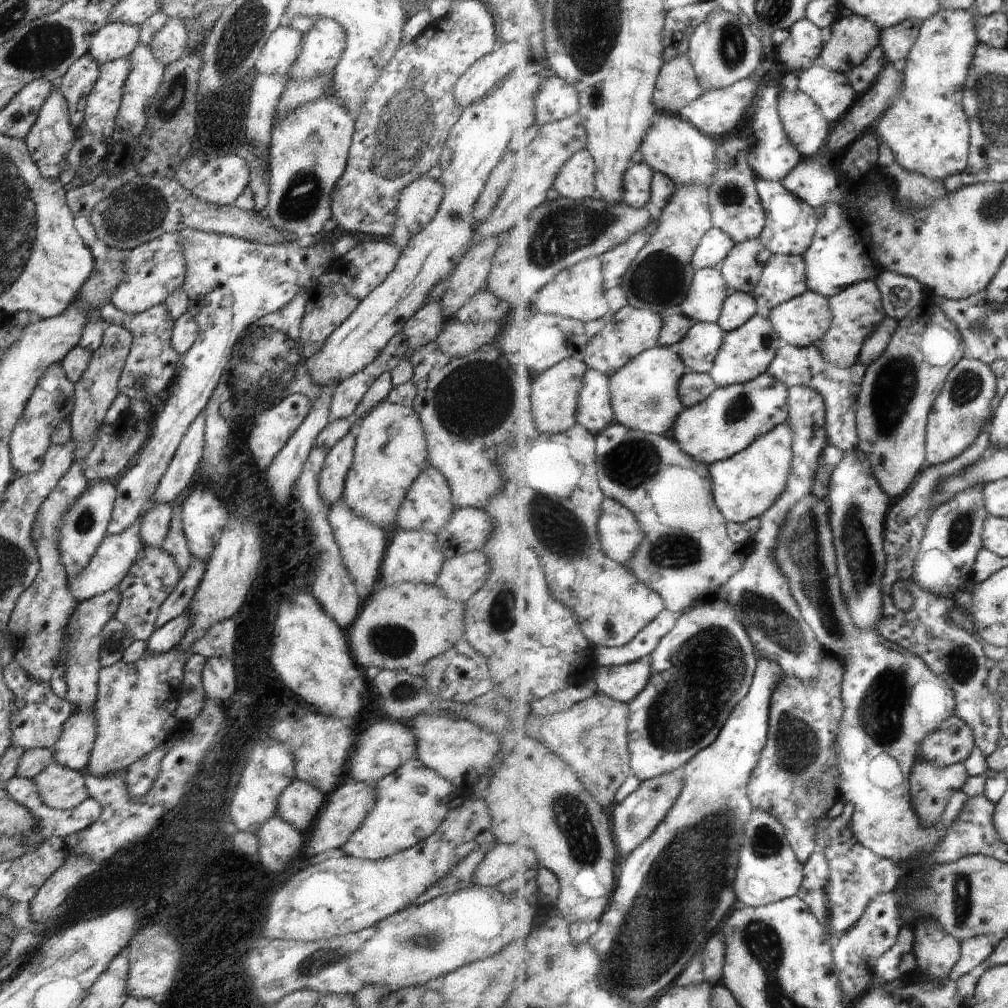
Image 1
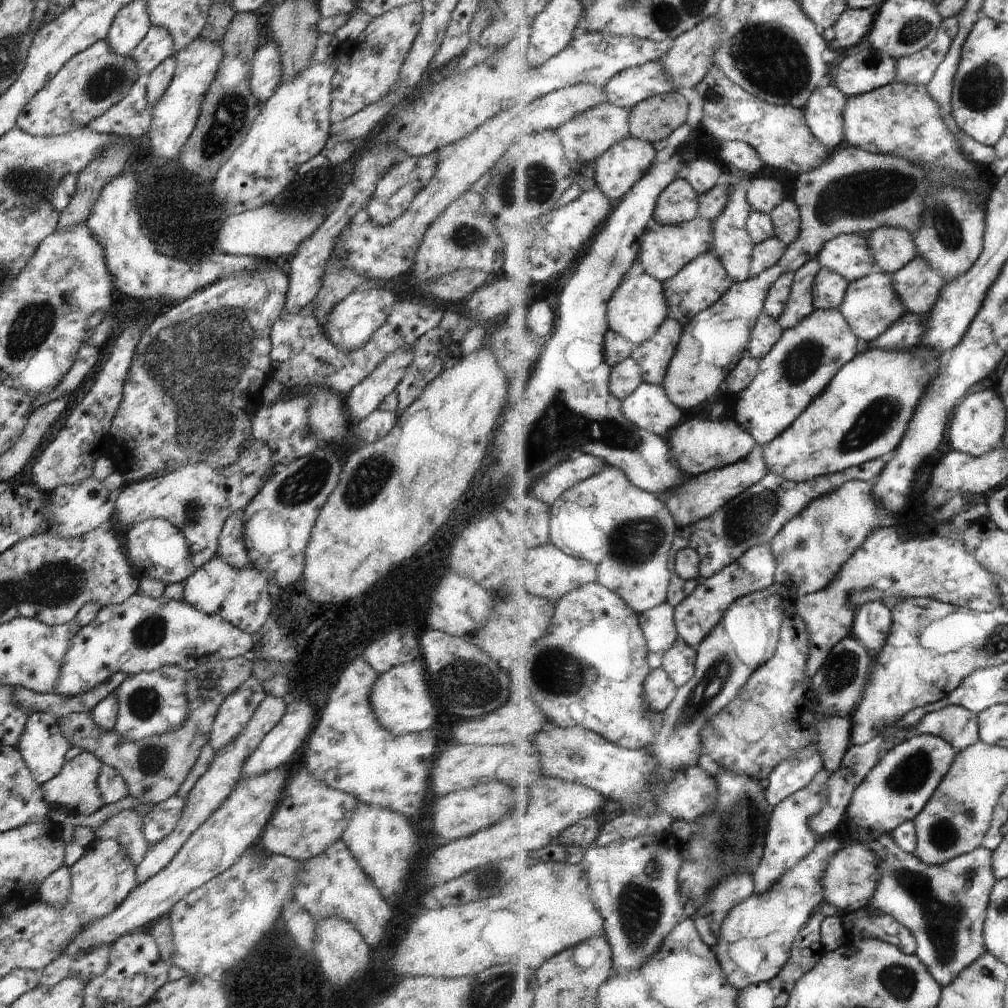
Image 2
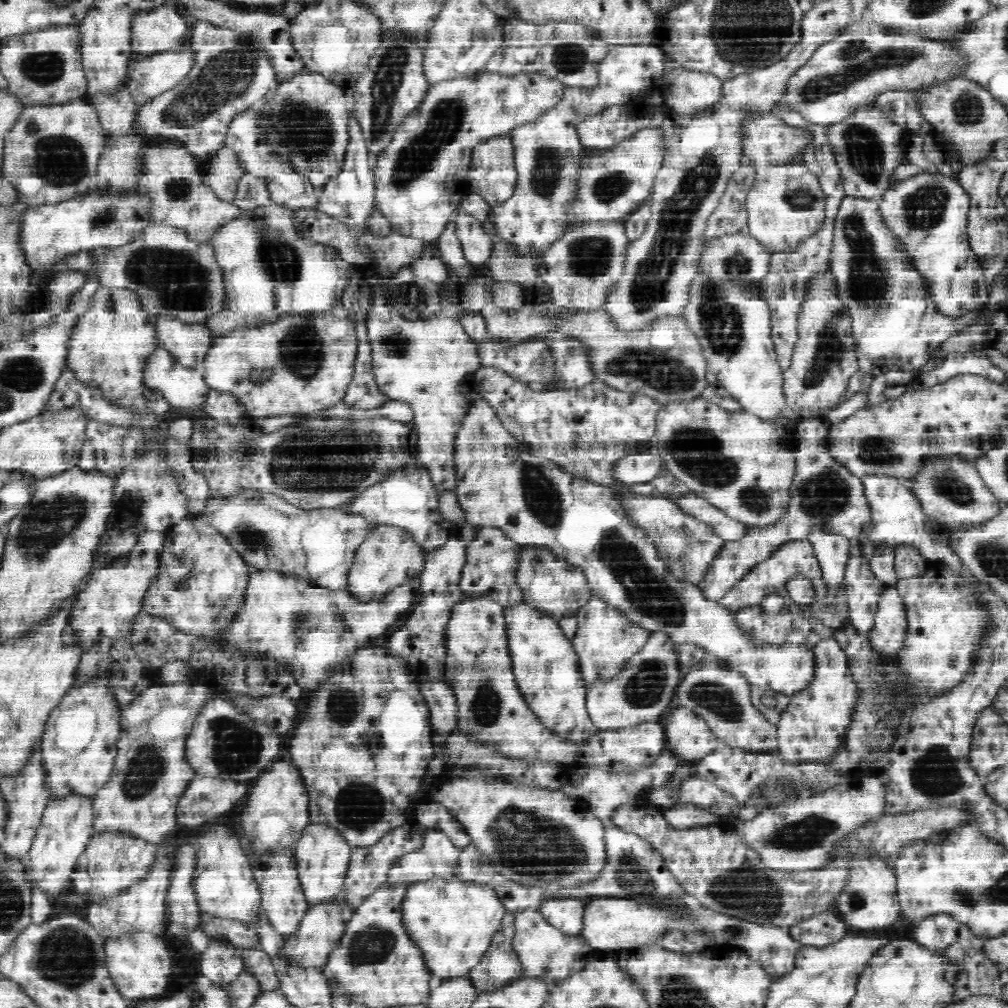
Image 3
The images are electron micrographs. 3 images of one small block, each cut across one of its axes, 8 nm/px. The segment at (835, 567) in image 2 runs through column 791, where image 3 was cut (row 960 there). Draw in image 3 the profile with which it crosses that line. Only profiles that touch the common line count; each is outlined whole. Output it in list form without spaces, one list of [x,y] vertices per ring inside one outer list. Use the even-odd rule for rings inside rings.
[[[526,908],[516,913],[514,950],[522,963],[522,976],[540,976],[548,984],[554,985],[574,972],[584,968],[589,959],[596,954],[583,939],[572,939],[567,933],[548,923],[538,909]]]

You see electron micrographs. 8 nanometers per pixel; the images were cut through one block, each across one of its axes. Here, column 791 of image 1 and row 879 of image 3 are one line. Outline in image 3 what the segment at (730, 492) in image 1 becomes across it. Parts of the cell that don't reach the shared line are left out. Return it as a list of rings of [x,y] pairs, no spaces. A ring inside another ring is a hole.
[[[460,877],[419,881],[408,888],[403,906],[407,931],[423,949],[431,975],[440,979],[469,974],[482,960],[507,914],[498,892],[491,886],[462,881]]]

